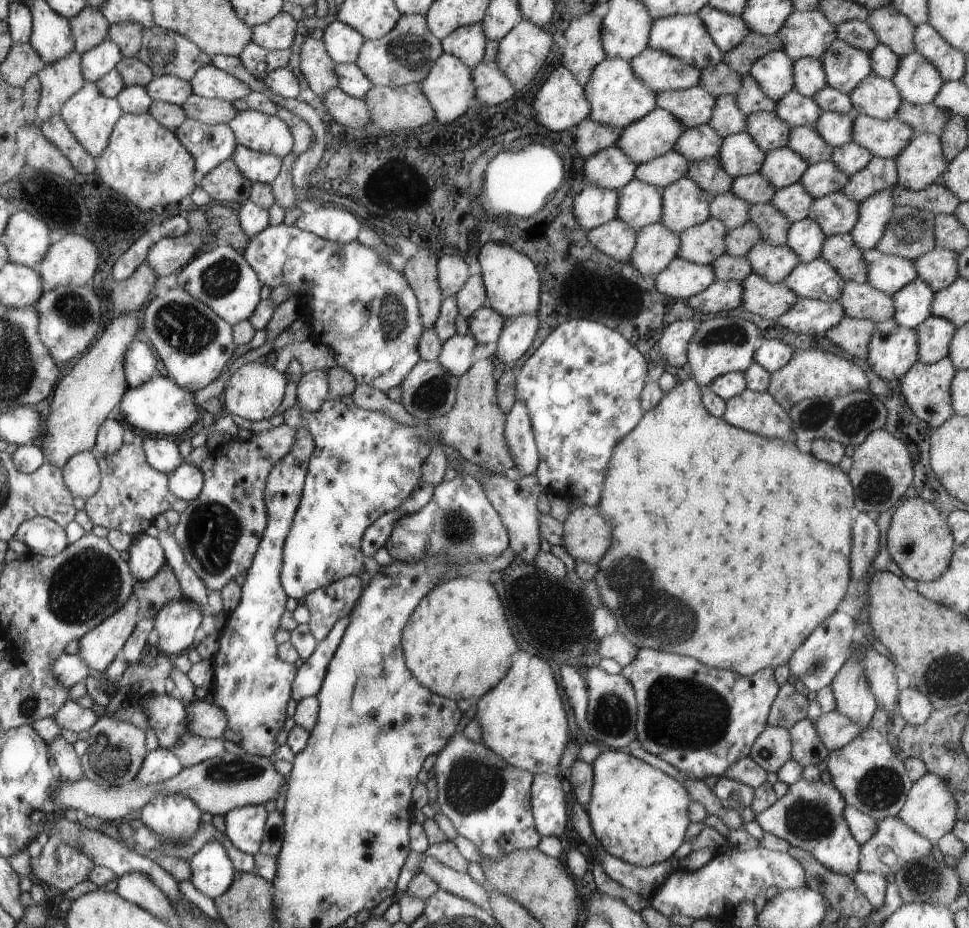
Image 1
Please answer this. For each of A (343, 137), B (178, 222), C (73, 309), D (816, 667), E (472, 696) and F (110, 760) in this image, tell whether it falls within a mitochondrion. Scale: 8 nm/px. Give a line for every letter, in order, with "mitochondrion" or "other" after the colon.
A: other
B: other
C: mitochondrion
D: mitochondrion
E: other
F: mitochondrion

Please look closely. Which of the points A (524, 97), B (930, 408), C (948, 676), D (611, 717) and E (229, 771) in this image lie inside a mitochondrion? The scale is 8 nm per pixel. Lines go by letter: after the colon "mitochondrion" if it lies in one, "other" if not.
A: other
B: mitochondrion
C: mitochondrion
D: mitochondrion
E: mitochondrion

